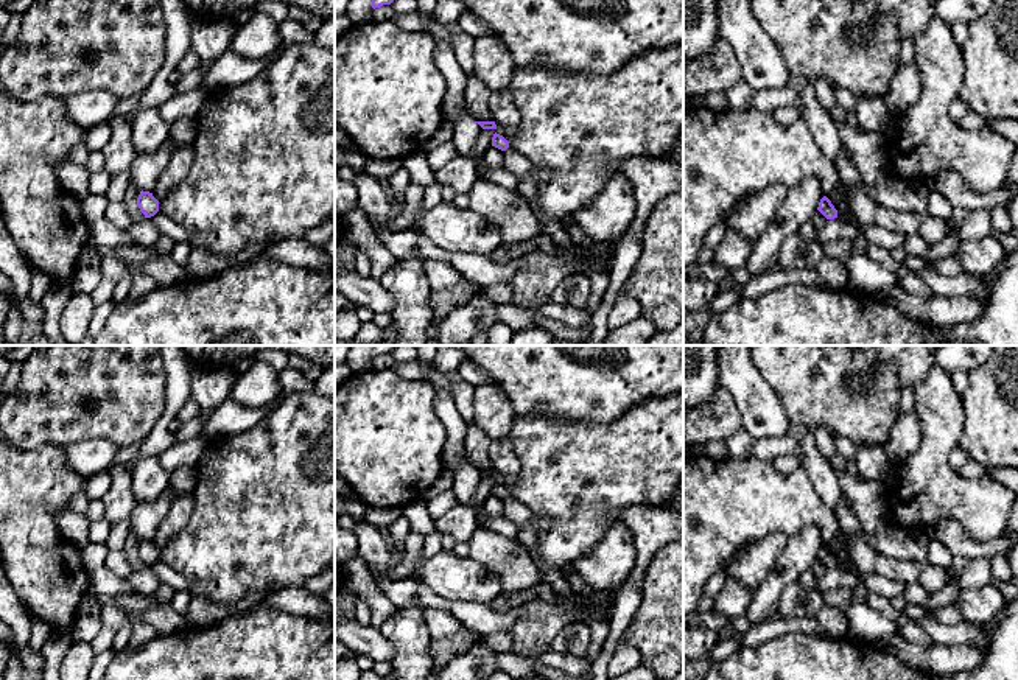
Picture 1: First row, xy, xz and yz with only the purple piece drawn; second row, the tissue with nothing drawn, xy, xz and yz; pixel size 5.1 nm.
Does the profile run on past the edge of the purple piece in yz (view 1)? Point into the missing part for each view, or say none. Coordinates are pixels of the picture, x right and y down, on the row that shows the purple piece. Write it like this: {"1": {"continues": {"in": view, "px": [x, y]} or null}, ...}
{"1": {"continues": null}}

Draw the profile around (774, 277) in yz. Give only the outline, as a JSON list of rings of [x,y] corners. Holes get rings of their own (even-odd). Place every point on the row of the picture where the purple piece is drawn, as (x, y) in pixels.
[[[774,261],[766,271],[760,274],[752,274],[744,285],[728,286],[719,283],[721,291],[735,289],[739,293],[741,299],[756,299],[769,291],[788,286],[788,285],[808,285],[828,288],[814,269],[781,269],[777,261]]]

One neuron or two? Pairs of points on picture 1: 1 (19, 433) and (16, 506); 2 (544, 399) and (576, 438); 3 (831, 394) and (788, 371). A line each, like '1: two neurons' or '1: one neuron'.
1: two neurons
2: two neurons
3: one neuron

